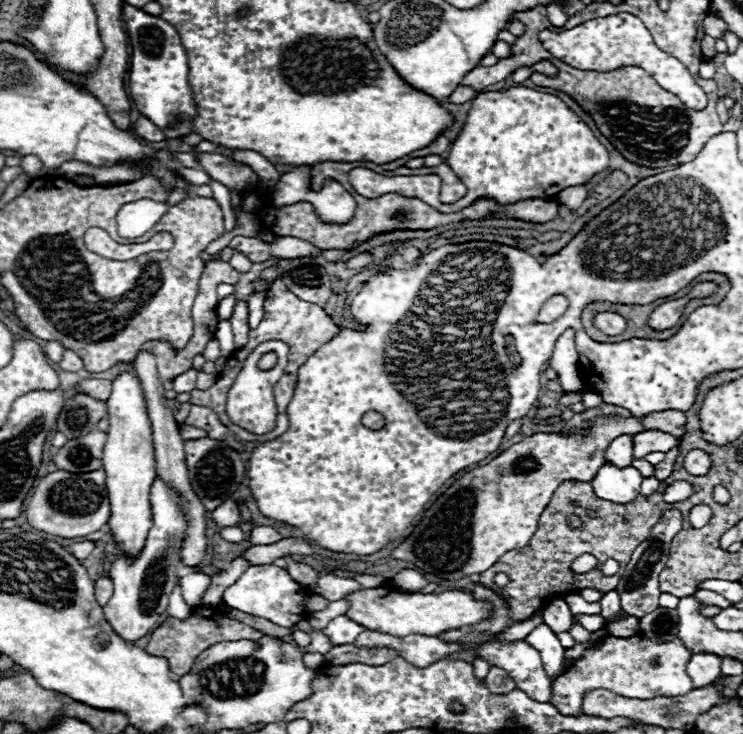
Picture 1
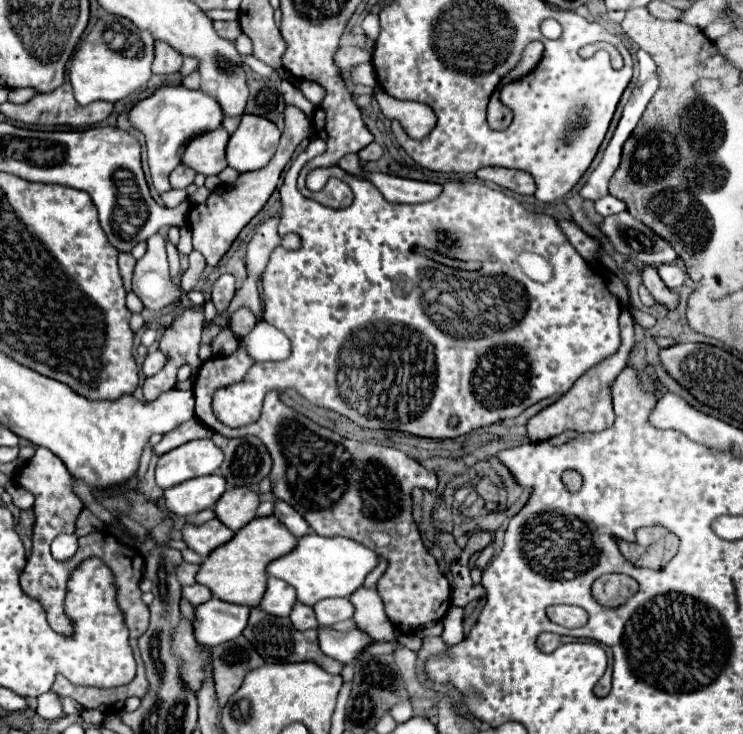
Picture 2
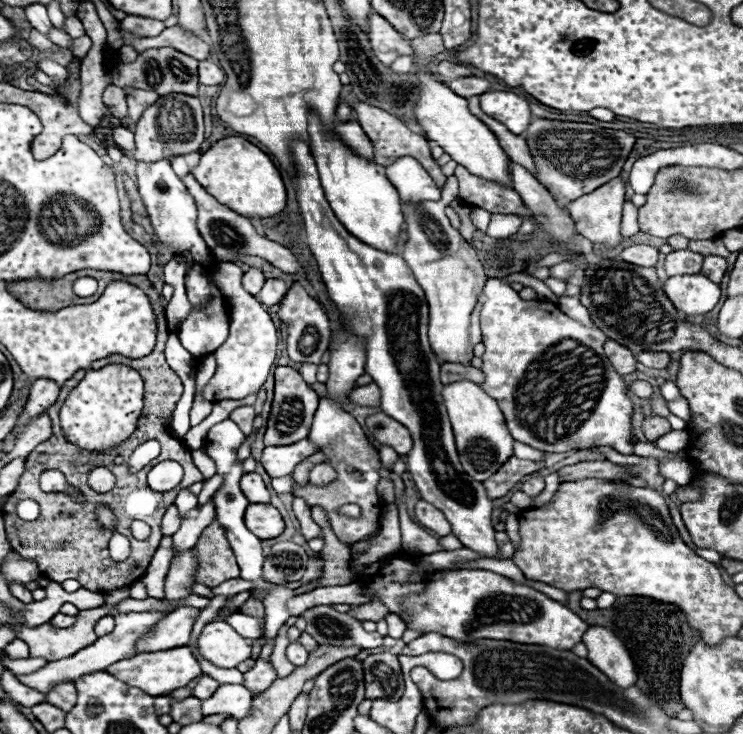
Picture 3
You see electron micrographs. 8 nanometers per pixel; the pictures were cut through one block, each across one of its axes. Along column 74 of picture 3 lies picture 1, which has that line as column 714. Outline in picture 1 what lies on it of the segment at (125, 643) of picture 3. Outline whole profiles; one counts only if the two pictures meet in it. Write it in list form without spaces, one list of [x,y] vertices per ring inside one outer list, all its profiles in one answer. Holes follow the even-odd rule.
[[[708,652],[694,654],[688,662],[688,676],[694,682],[694,688],[704,688],[704,686],[712,684],[722,674],[720,662],[722,662],[722,658],[716,654],[708,654]]]

